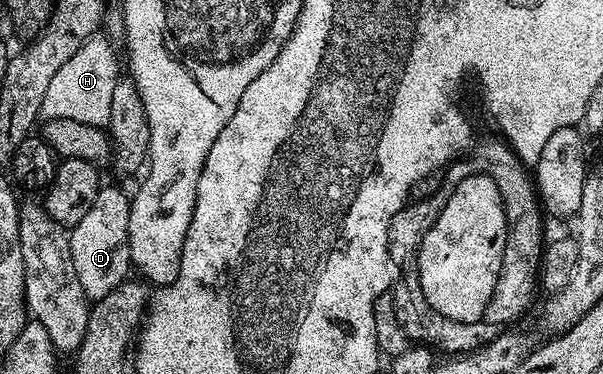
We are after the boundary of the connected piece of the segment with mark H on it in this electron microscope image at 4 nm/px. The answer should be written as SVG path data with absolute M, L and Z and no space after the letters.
M103 38L85 40L81 49L77 49L77 53L73 53L73 57L69 57L69 61L65 61L57 73L53 73L53 81L49 81L41 112L44 120L72 119L101 128L110 124L109 109L113 109L113 89L121 81L121 75L119 59L110 41Z

